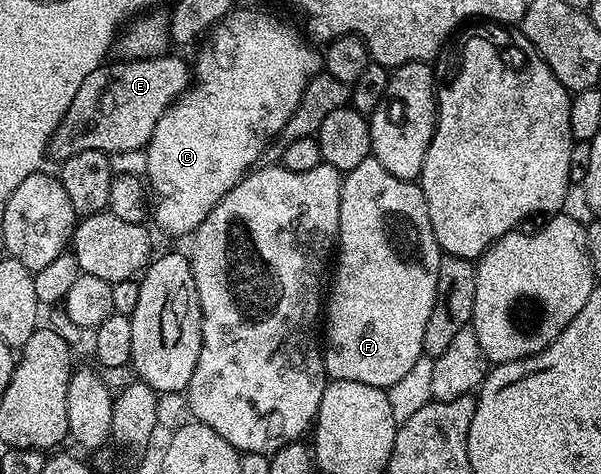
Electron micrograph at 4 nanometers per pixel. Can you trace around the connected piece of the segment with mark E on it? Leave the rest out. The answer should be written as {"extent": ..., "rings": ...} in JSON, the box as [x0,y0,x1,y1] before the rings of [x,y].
{"extent":[51,54,191,162],"rings":[[[174,54],[155,56],[152,60],[126,59],[126,64],[106,62],[87,74],[83,86],[75,94],[67,114],[53,135],[51,156],[60,162],[79,154],[83,150],[99,150],[106,154],[133,154],[136,148],[144,149],[153,137],[157,123],[173,104],[177,103],[183,92],[191,84],[191,68]]]}

